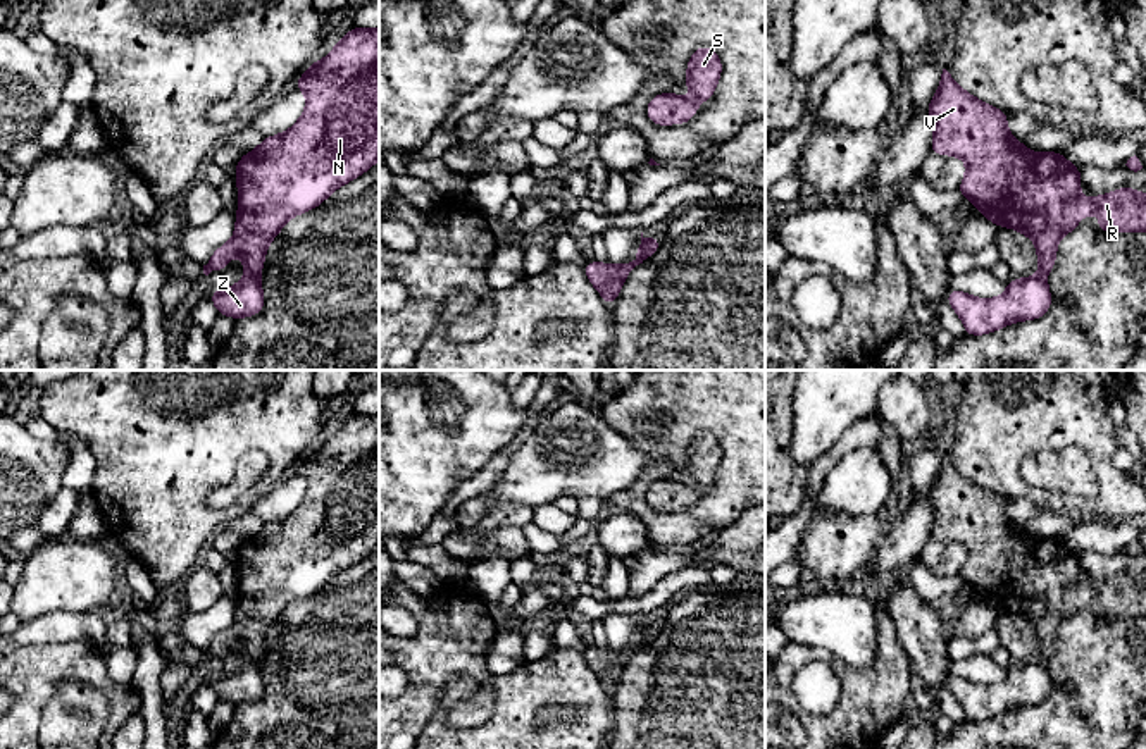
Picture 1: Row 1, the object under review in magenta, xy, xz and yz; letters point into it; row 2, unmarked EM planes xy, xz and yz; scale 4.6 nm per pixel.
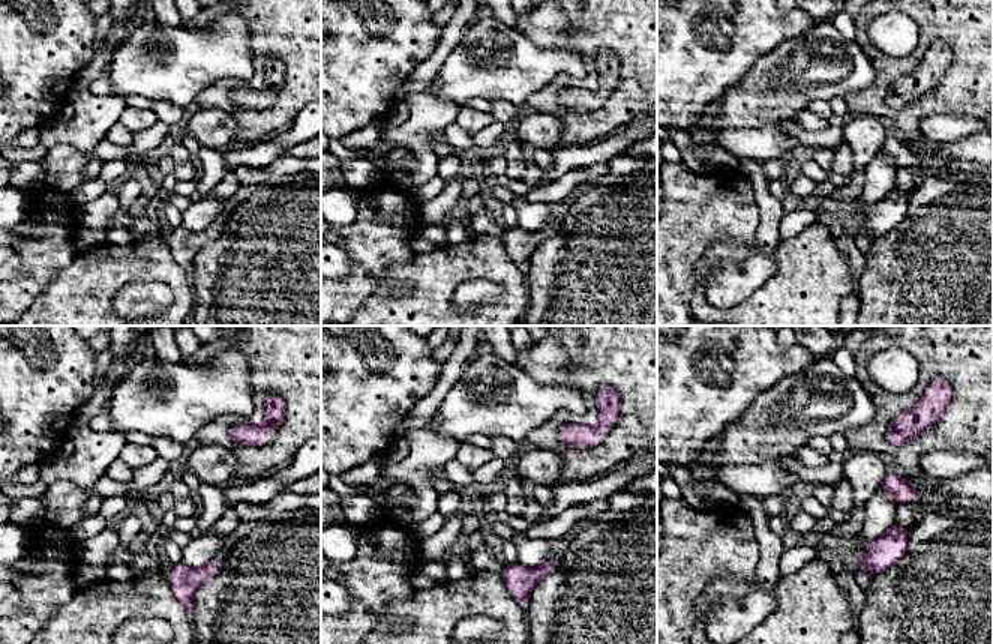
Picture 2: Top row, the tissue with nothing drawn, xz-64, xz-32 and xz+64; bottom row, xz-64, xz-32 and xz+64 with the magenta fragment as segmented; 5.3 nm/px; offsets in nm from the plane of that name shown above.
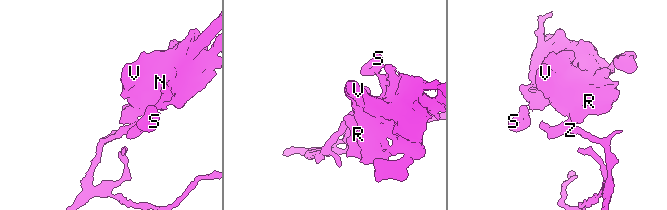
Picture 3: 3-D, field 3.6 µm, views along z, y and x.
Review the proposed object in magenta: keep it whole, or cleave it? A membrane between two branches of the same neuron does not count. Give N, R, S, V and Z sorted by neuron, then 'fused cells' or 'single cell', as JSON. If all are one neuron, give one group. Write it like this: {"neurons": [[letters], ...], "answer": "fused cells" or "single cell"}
{"neurons": [["N", "R", "S", "V"], ["Z"]], "answer": "fused cells"}

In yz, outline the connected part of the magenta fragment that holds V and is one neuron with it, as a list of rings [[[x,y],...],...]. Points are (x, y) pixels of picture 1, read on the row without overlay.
[[[943,455],[941,470],[927,491],[927,498],[934,510],[931,539],[965,546],[967,560],[958,579],[977,592],[977,599],[1000,613],[1017,615],[1036,628],[1039,661],[1053,656],[1058,627],[1081,611],[1079,601],[1103,601],[1105,608],[1093,610],[1098,618],[1146,618],[1146,579],[1125,570],[1118,577],[1093,585],[1081,584],[1082,554],[1074,553],[1058,537],[1029,537],[1006,517],[1008,499],[963,477],[946,455]]]

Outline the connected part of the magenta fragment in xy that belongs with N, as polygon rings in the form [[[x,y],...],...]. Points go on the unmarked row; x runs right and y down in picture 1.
[[[353,413],[324,446],[315,446],[291,472],[307,480],[303,501],[286,518],[265,523],[252,539],[245,539],[236,556],[240,594],[236,616],[229,628],[214,637],[203,659],[224,656],[234,639],[243,642],[246,661],[264,656],[265,635],[281,613],[293,603],[319,592],[334,575],[369,556],[379,544],[379,413]]]

